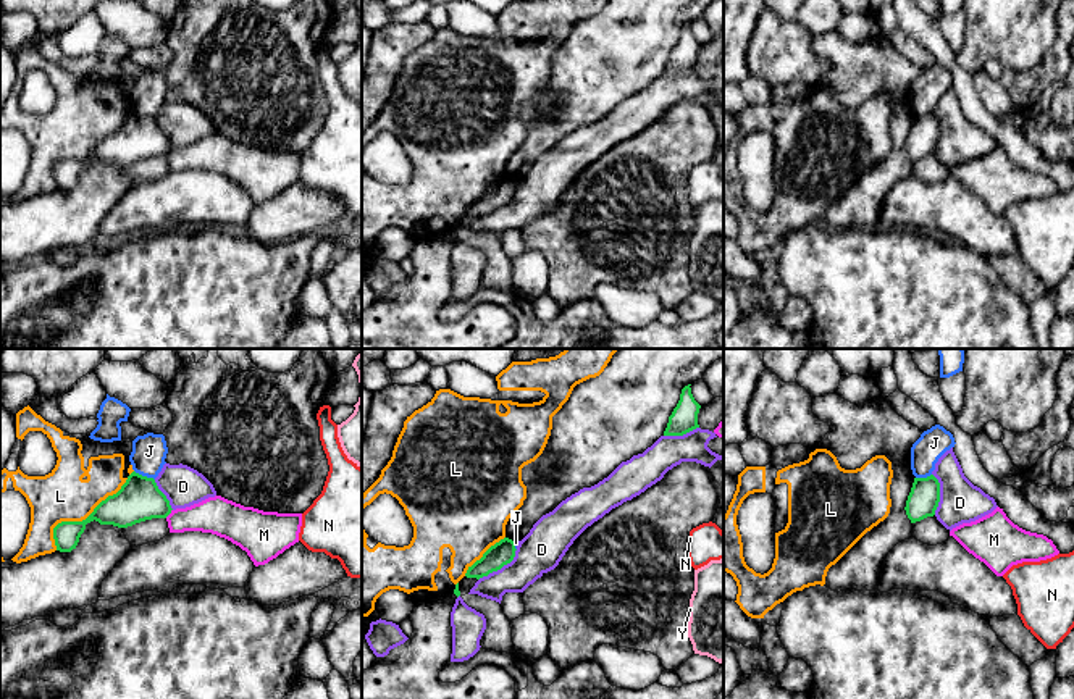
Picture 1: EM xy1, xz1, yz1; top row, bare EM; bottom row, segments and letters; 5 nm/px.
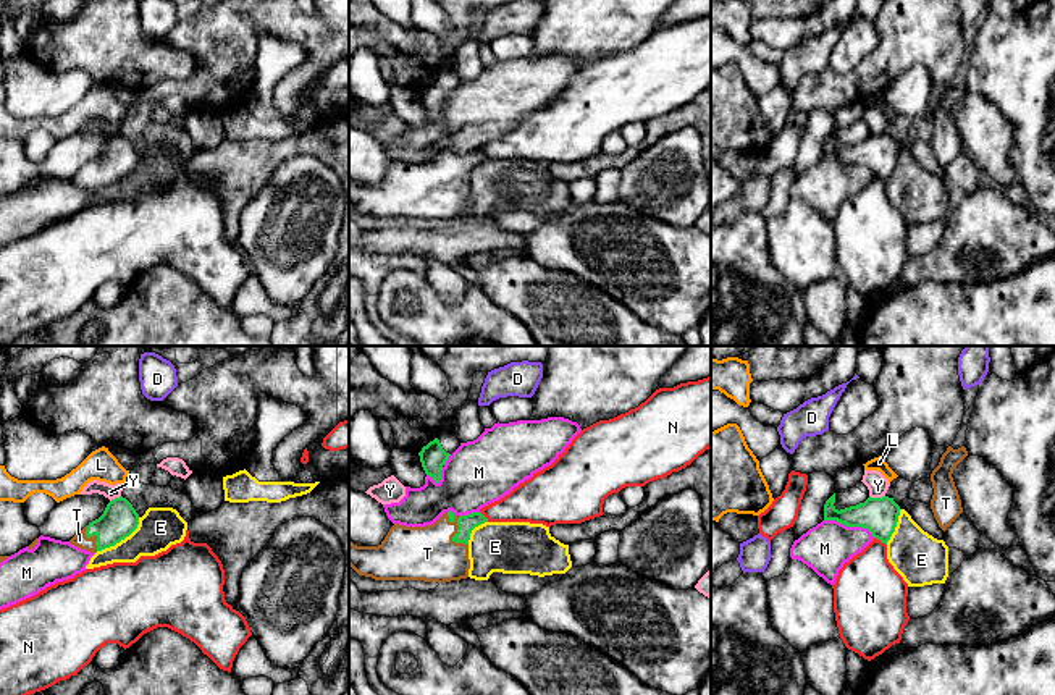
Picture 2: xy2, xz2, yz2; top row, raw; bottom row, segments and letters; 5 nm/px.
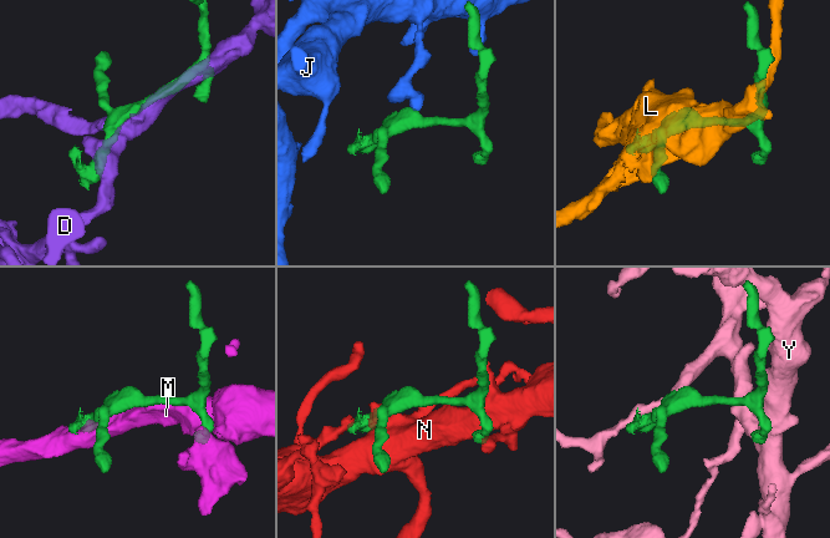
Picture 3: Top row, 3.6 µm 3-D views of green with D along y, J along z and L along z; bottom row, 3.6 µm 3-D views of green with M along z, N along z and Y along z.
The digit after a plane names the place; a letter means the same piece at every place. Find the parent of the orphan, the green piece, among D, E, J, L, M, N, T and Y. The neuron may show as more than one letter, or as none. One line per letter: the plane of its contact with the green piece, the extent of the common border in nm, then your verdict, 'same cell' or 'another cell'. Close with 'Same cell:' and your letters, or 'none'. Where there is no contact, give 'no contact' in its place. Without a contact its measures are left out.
D: xz1 | 260 nm | another cell
E: xy2 | 280 nm | another cell
J: xy1 | 120 nm | another cell
L: xy1 | 500 nm | another cell
M: yz2 | 280 nm | another cell
N: yz2 | 80 nm | another cell
T: xz2 | 200 nm | same cell
Y: yz2 | 80 nm | another cell
Same cell: T

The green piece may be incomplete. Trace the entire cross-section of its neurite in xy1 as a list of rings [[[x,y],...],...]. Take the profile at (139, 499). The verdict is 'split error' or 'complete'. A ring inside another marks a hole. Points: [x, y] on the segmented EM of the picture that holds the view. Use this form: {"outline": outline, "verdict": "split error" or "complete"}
{"outline": [[[132,471],[121,489],[102,500],[86,520],[58,523],[53,528],[55,546],[60,552],[71,552],[86,525],[94,520],[100,525],[128,528],[145,520],[166,518],[171,510],[155,479]]], "verdict": "complete"}

